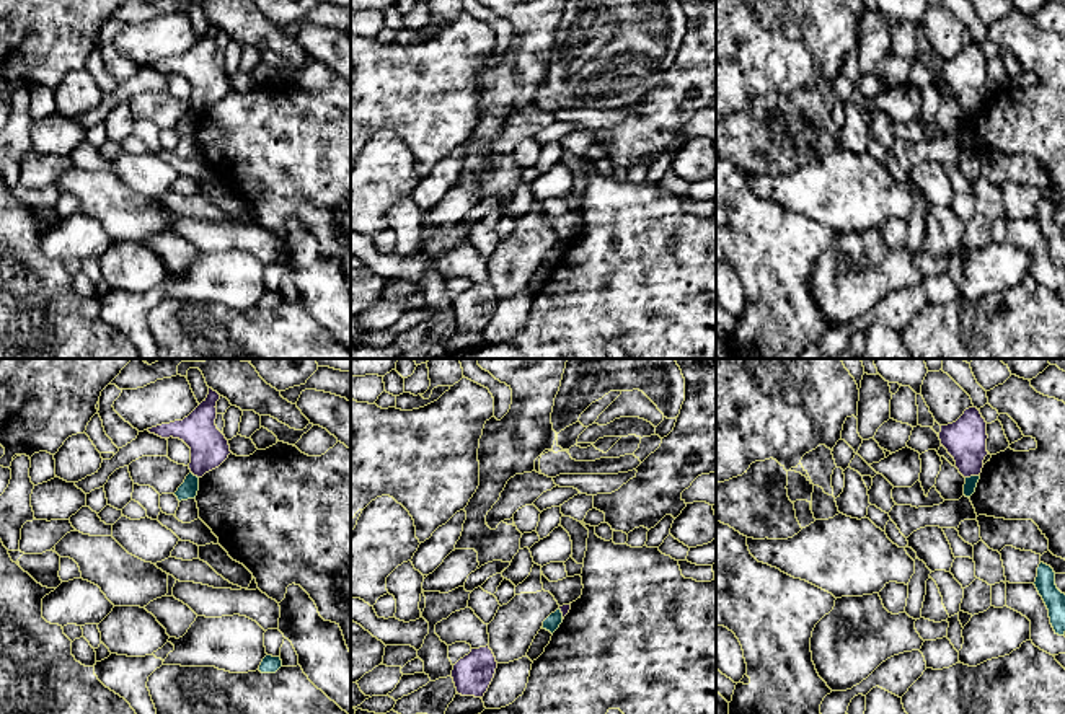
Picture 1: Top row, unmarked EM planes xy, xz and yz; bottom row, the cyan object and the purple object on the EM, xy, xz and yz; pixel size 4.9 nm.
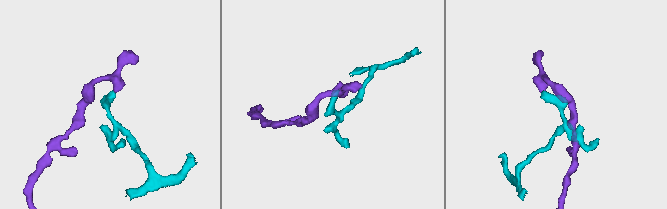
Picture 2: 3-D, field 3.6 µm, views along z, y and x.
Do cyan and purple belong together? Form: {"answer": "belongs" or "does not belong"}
{"answer": "does not belong"}

